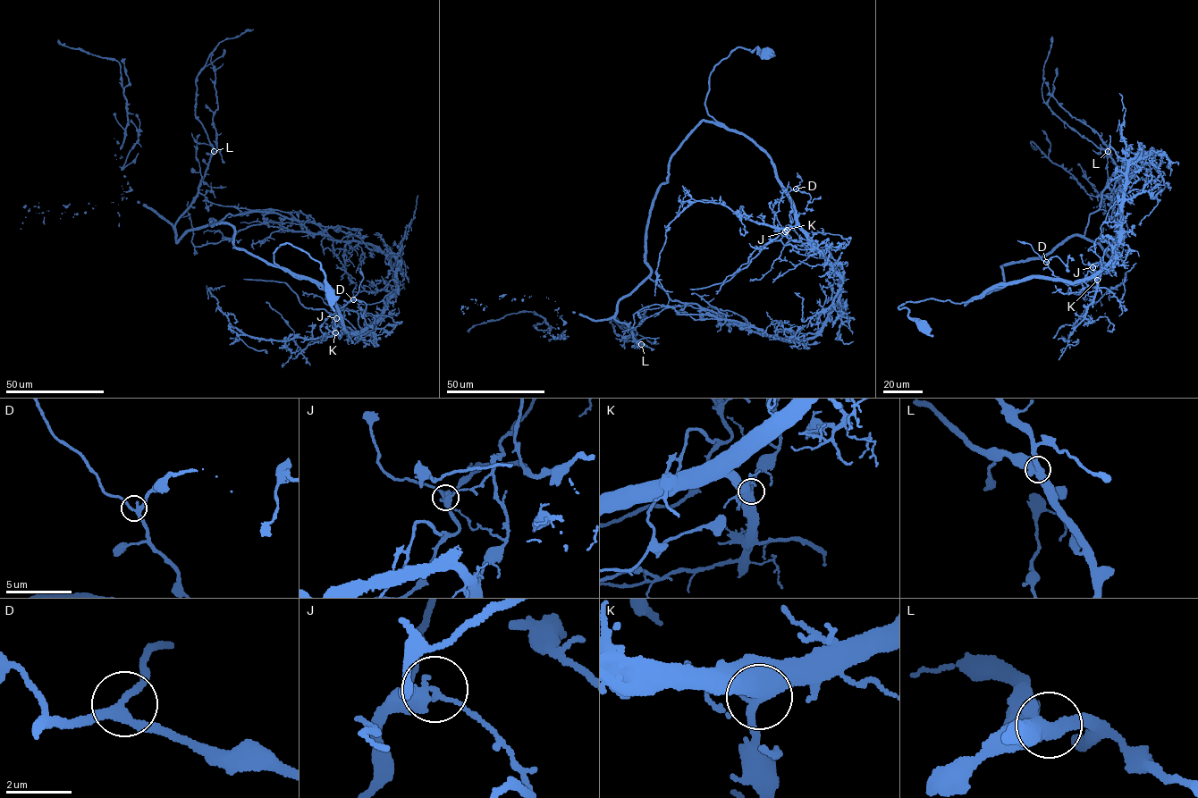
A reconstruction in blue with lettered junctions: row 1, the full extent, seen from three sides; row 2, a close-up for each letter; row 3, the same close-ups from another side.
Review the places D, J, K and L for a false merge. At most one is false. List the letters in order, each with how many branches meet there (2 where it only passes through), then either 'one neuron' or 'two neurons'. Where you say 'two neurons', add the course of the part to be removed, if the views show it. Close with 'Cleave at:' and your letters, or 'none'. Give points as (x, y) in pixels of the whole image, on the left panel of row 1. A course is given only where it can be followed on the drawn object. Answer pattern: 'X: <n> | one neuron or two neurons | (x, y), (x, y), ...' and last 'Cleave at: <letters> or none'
D: 3 | one neuron
J: 3 | two neurons | (336, 318), (367, 340), (391, 331), (399, 323), (393, 322), (391, 317), (363, 311)
K: 3 | one neuron
L: 3 | one neuron
Cleave at: J

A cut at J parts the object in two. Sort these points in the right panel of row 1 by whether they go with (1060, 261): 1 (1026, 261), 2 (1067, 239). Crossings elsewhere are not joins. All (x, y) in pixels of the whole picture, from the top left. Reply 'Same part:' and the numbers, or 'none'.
Same part: none

